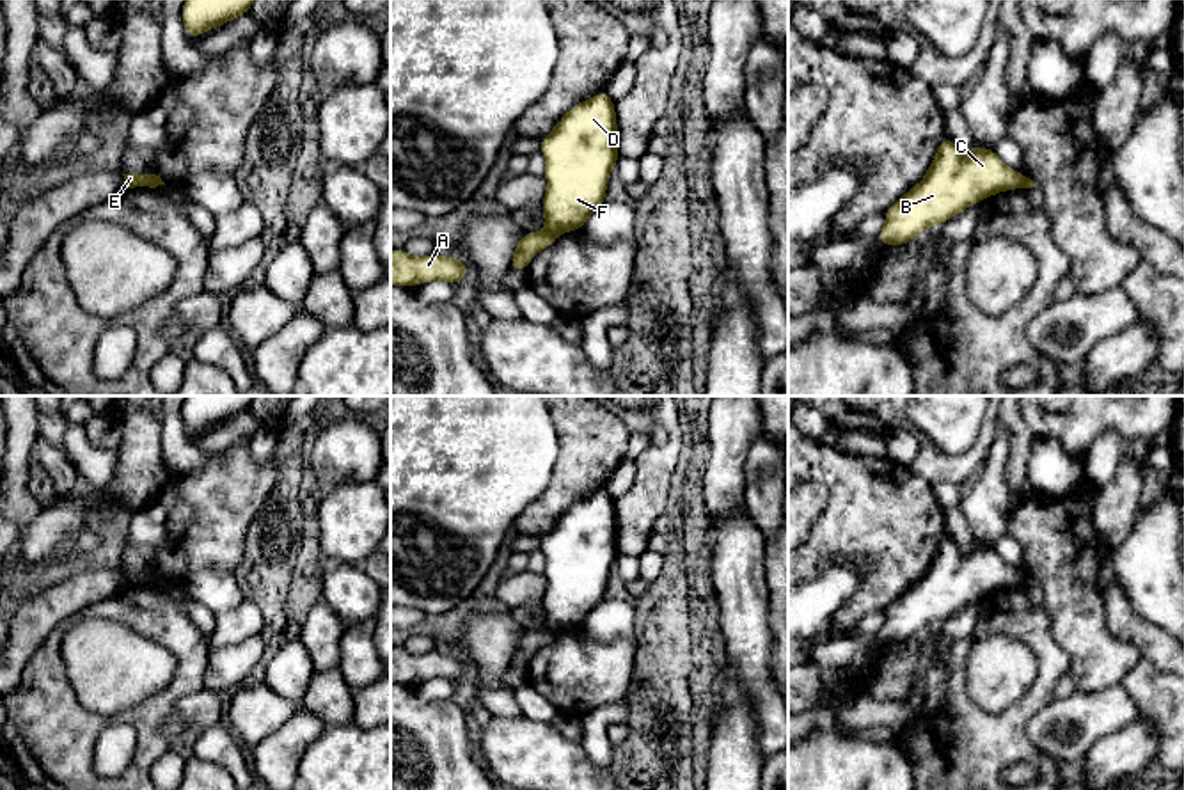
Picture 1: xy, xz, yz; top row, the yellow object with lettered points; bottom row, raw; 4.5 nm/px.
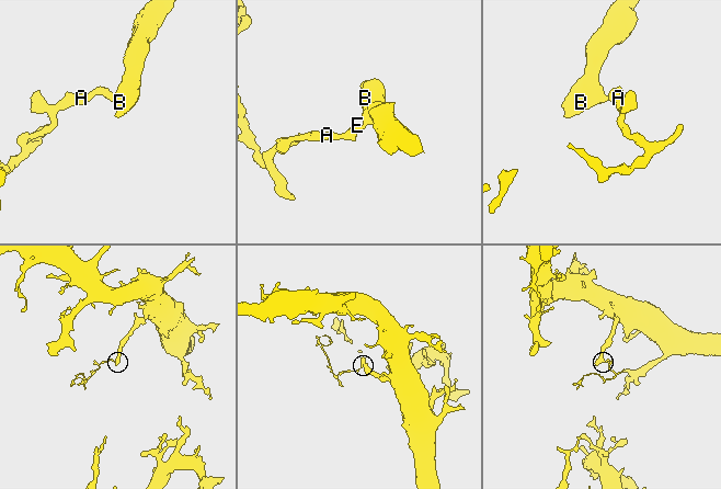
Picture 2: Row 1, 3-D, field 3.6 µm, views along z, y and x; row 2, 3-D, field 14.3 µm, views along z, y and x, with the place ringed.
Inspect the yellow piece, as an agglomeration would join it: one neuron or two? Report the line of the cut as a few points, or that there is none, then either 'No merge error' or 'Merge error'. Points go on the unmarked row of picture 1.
Split along xz (545, 627), (556, 632). Merge error

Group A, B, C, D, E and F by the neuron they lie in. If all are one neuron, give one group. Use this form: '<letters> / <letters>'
A E / B C D F

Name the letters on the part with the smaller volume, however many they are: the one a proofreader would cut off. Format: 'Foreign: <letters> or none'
Foreign: A, E

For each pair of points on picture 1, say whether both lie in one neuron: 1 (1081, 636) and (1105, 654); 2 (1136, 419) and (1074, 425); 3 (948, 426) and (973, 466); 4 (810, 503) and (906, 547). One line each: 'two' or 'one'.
1: one
2: one
3: two
4: two

